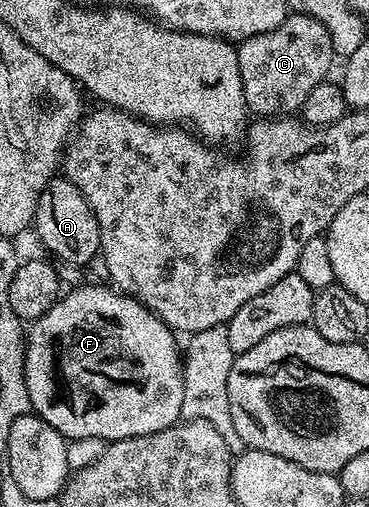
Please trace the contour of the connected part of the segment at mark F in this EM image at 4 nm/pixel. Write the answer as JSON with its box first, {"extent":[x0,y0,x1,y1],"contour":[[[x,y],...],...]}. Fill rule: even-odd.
{"extent":[24,283,184,441],"contour":[[[88,283],[85,287],[76,287],[73,291],[65,290],[57,298],[50,309],[42,317],[38,317],[27,328],[26,346],[24,348],[24,384],[28,390],[29,400],[34,401],[35,414],[42,421],[51,423],[54,427],[66,428],[69,440],[77,439],[102,439],[111,441],[114,439],[129,439],[130,437],[142,437],[150,433],[158,433],[162,429],[171,427],[181,418],[182,389],[184,388],[184,364],[182,362],[181,344],[176,344],[177,336],[173,328],[166,326],[161,319],[151,311],[147,305],[141,303],[135,294],[125,293],[115,286],[103,287],[100,283]]]}

